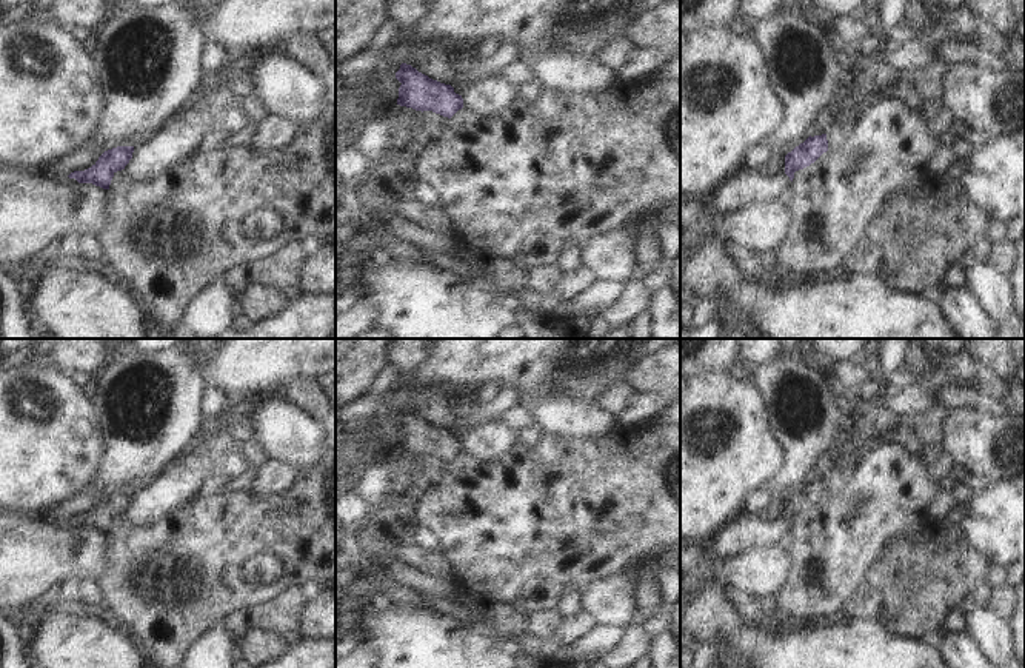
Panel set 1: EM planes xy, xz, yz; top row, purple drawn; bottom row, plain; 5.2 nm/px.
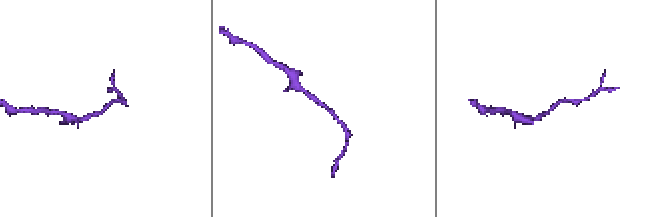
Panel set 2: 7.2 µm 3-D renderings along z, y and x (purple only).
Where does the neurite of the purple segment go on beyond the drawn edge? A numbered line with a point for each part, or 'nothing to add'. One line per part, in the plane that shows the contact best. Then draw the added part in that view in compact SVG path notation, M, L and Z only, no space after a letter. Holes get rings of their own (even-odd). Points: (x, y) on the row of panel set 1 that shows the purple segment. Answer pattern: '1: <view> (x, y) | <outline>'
nothing to add

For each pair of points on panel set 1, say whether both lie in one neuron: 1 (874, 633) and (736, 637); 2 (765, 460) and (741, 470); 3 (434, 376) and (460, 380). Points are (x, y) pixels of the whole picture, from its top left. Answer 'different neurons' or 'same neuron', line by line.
1: same neuron
2: same neuron
3: same neuron

